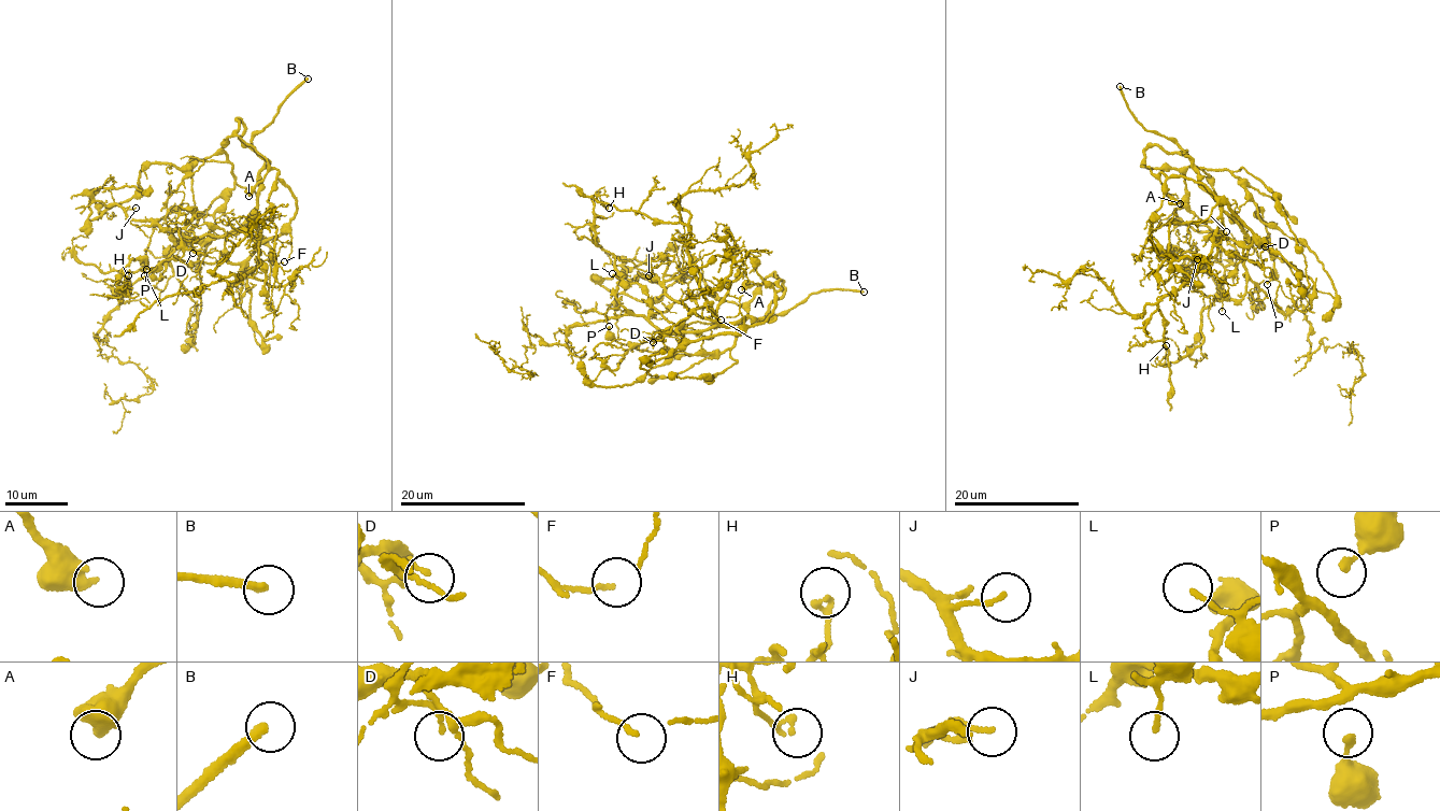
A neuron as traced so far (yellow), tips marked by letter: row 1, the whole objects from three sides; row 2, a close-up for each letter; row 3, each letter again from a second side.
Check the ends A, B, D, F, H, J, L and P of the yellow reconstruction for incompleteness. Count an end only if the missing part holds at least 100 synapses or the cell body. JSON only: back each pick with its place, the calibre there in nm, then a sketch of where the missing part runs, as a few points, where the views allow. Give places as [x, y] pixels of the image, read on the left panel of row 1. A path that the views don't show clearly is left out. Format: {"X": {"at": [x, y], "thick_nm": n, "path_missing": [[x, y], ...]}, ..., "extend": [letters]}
{"B": {"at": [308, 79], "thick_nm": 260}, "extend": ["B"]}

